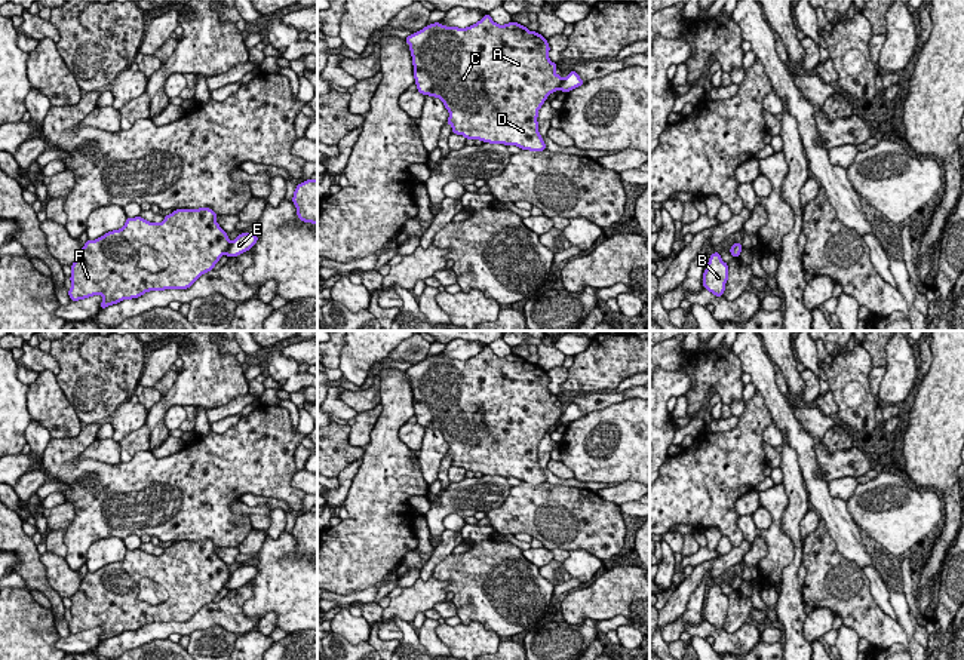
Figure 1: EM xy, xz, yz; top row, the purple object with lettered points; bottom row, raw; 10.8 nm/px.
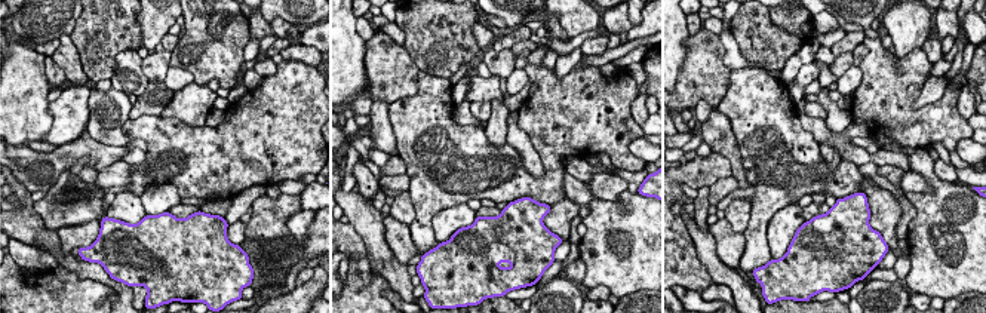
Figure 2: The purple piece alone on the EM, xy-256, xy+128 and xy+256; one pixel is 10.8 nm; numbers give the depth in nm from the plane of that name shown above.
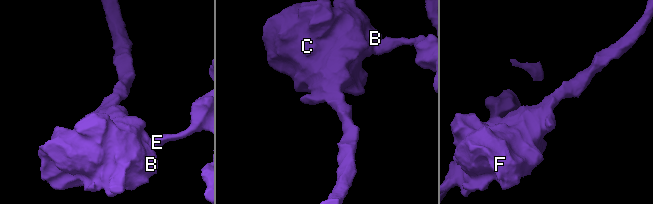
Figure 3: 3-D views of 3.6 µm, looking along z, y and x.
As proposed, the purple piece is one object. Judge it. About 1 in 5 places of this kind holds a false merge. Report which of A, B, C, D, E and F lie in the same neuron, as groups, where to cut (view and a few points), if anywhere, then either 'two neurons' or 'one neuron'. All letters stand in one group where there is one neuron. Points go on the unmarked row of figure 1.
A B C D F / E; cut in xy along (230, 576), (224, 585); two neurons

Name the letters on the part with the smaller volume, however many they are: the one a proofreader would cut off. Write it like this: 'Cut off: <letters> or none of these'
Cut off: E

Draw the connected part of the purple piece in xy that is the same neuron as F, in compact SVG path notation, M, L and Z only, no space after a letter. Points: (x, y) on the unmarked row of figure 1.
M211 540L175 541L159 556L141 549L89 572L71 596L71 633L101 627L101 642L150 623L188 621L230 578Z

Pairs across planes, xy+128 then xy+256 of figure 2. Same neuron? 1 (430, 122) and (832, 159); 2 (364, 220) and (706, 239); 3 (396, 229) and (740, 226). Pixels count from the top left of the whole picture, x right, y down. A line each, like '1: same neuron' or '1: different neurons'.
1: different neurons
2: same neuron
3: different neurons

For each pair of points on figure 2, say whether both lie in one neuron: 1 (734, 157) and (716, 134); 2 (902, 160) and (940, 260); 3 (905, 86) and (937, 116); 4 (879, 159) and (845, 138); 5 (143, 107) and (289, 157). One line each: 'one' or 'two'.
1: one
2: two
3: one
4: one
5: two

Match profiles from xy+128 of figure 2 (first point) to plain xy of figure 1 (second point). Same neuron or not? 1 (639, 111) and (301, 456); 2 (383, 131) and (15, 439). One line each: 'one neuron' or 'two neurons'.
1: one neuron
2: two neurons

